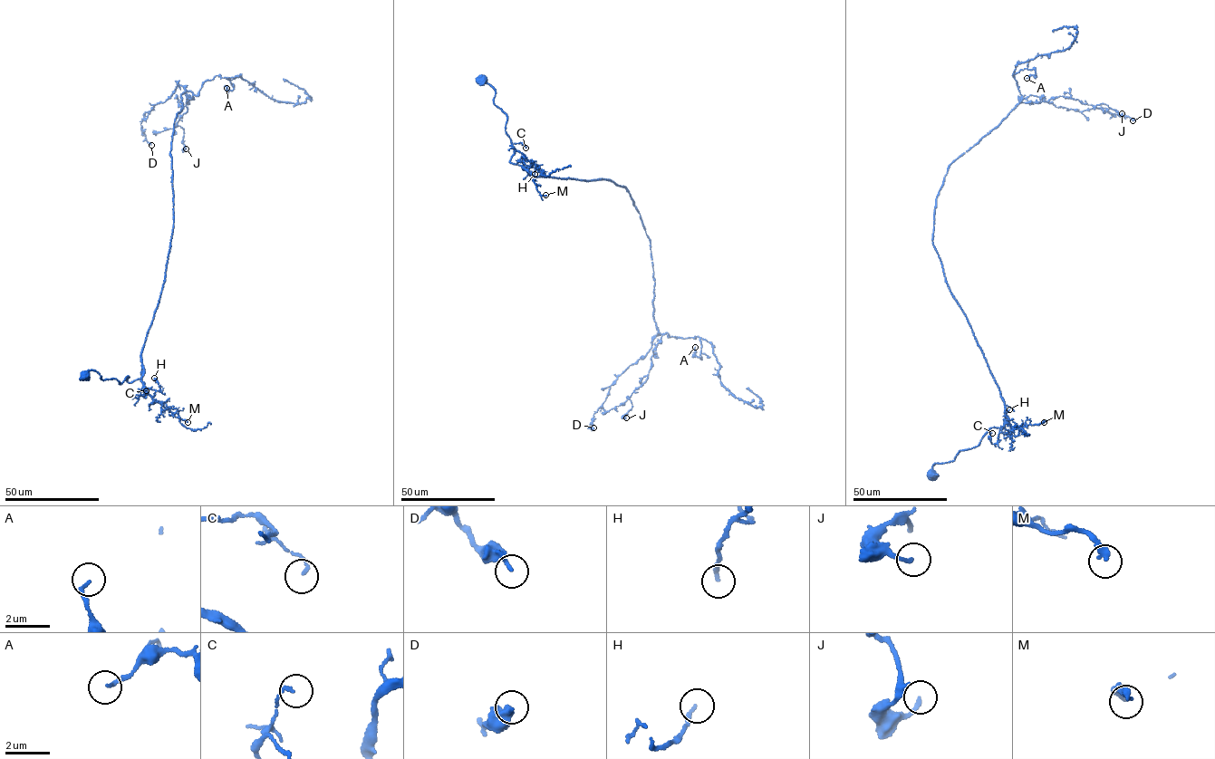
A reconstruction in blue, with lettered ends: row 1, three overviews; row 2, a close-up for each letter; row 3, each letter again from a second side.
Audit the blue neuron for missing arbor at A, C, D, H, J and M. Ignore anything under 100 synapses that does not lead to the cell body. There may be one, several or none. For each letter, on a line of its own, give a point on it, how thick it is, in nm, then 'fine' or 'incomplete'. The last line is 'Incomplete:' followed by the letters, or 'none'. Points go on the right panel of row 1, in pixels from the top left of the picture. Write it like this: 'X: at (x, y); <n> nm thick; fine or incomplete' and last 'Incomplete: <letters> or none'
A: at (1026, 78); 140 nm thick; fine
C: at (992, 433); 120 nm thick; fine
D: at (1133, 120); 200 nm thick; fine
H: at (1009, 409); 180 nm thick; fine
J: at (1122, 113); 180 nm thick; fine
M: at (1044, 422); 260 nm thick; fine
Incomplete: none

